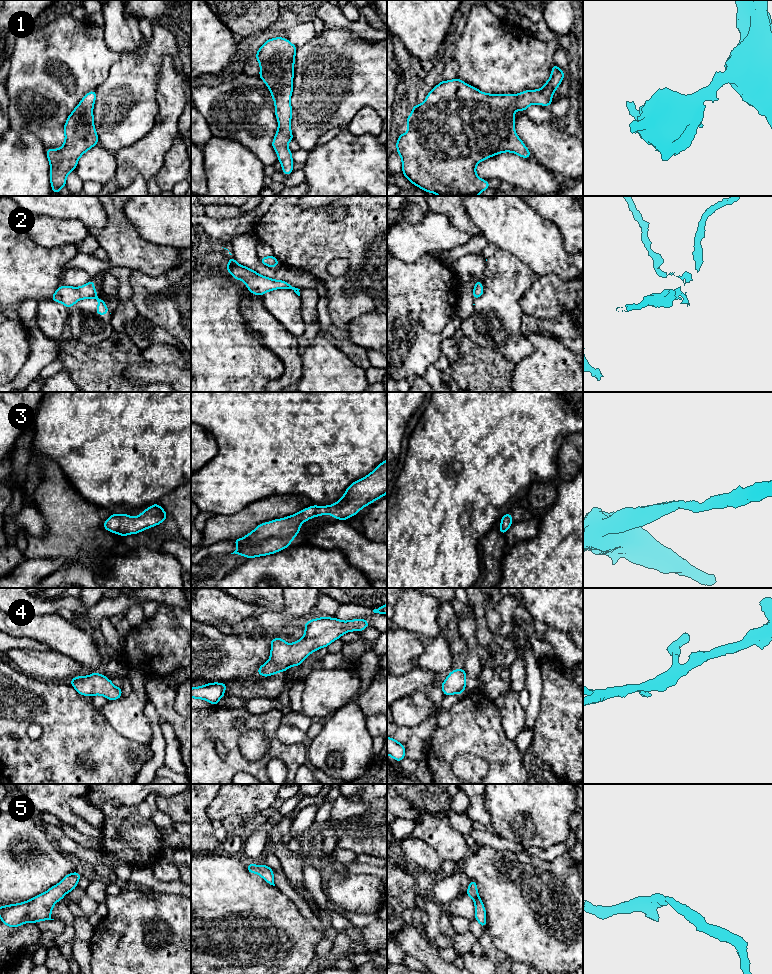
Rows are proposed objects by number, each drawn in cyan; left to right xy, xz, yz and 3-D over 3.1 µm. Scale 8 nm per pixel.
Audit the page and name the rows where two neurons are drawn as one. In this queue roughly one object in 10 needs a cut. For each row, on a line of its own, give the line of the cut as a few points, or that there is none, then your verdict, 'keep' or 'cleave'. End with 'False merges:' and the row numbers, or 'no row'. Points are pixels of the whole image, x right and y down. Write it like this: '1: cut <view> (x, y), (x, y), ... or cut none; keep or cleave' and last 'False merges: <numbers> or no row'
1: cut none; keep
2: cut xy (95, 295), (91, 297); cleave
3: cut none; keep
4: cut none; keep
5: cut none; keep
False merges: 2

